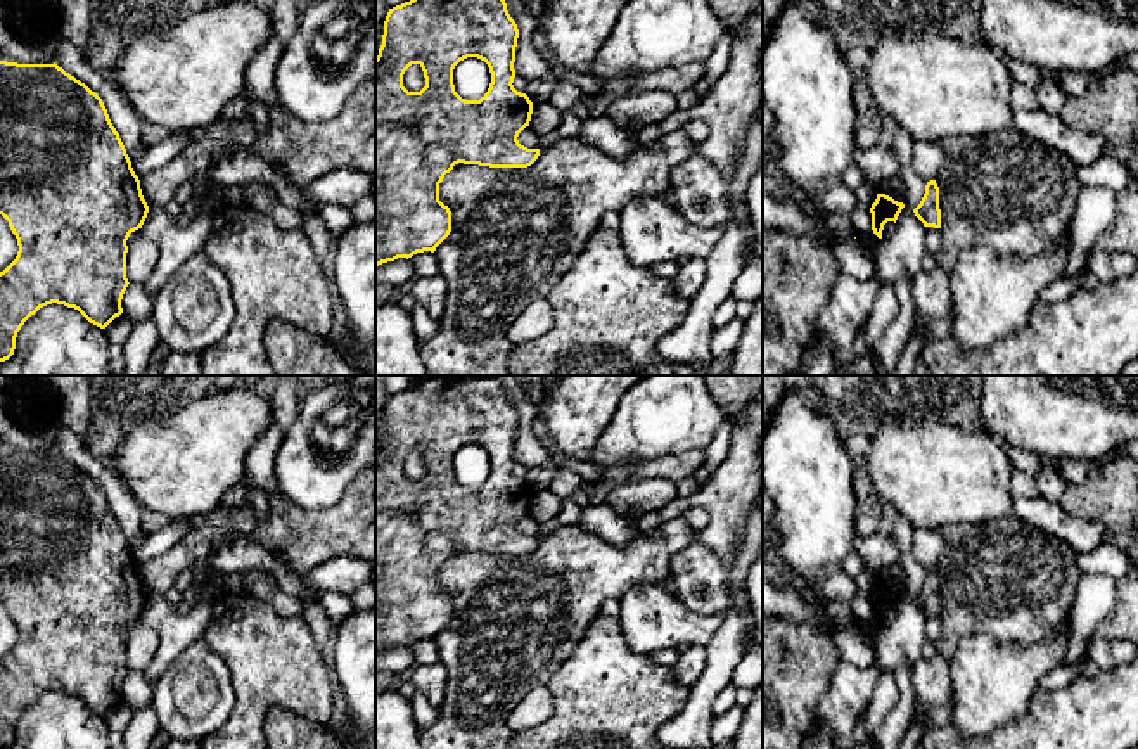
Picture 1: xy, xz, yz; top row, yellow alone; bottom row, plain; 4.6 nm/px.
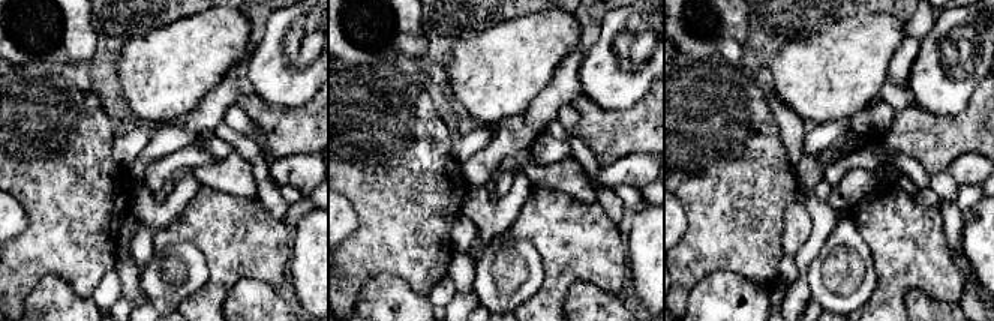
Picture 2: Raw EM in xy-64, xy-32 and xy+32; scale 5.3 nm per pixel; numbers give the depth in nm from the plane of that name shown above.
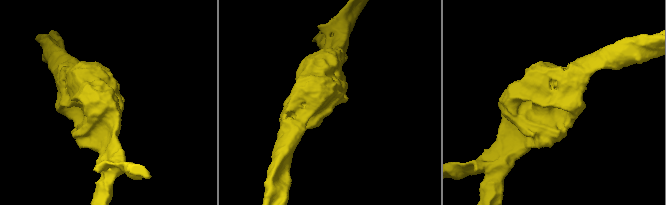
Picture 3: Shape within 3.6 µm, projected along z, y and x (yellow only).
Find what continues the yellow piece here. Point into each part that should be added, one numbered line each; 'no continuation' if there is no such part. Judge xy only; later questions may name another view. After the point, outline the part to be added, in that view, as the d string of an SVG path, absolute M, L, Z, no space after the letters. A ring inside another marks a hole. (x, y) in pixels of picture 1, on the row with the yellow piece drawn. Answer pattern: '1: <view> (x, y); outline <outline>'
no continuation

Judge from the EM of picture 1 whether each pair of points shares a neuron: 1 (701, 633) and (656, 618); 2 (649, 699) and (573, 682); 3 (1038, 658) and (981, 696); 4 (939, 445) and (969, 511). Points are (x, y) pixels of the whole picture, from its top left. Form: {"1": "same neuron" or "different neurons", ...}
{"1": "same neuron", "2": "same neuron", "3": "same neuron", "4": "same neuron"}

